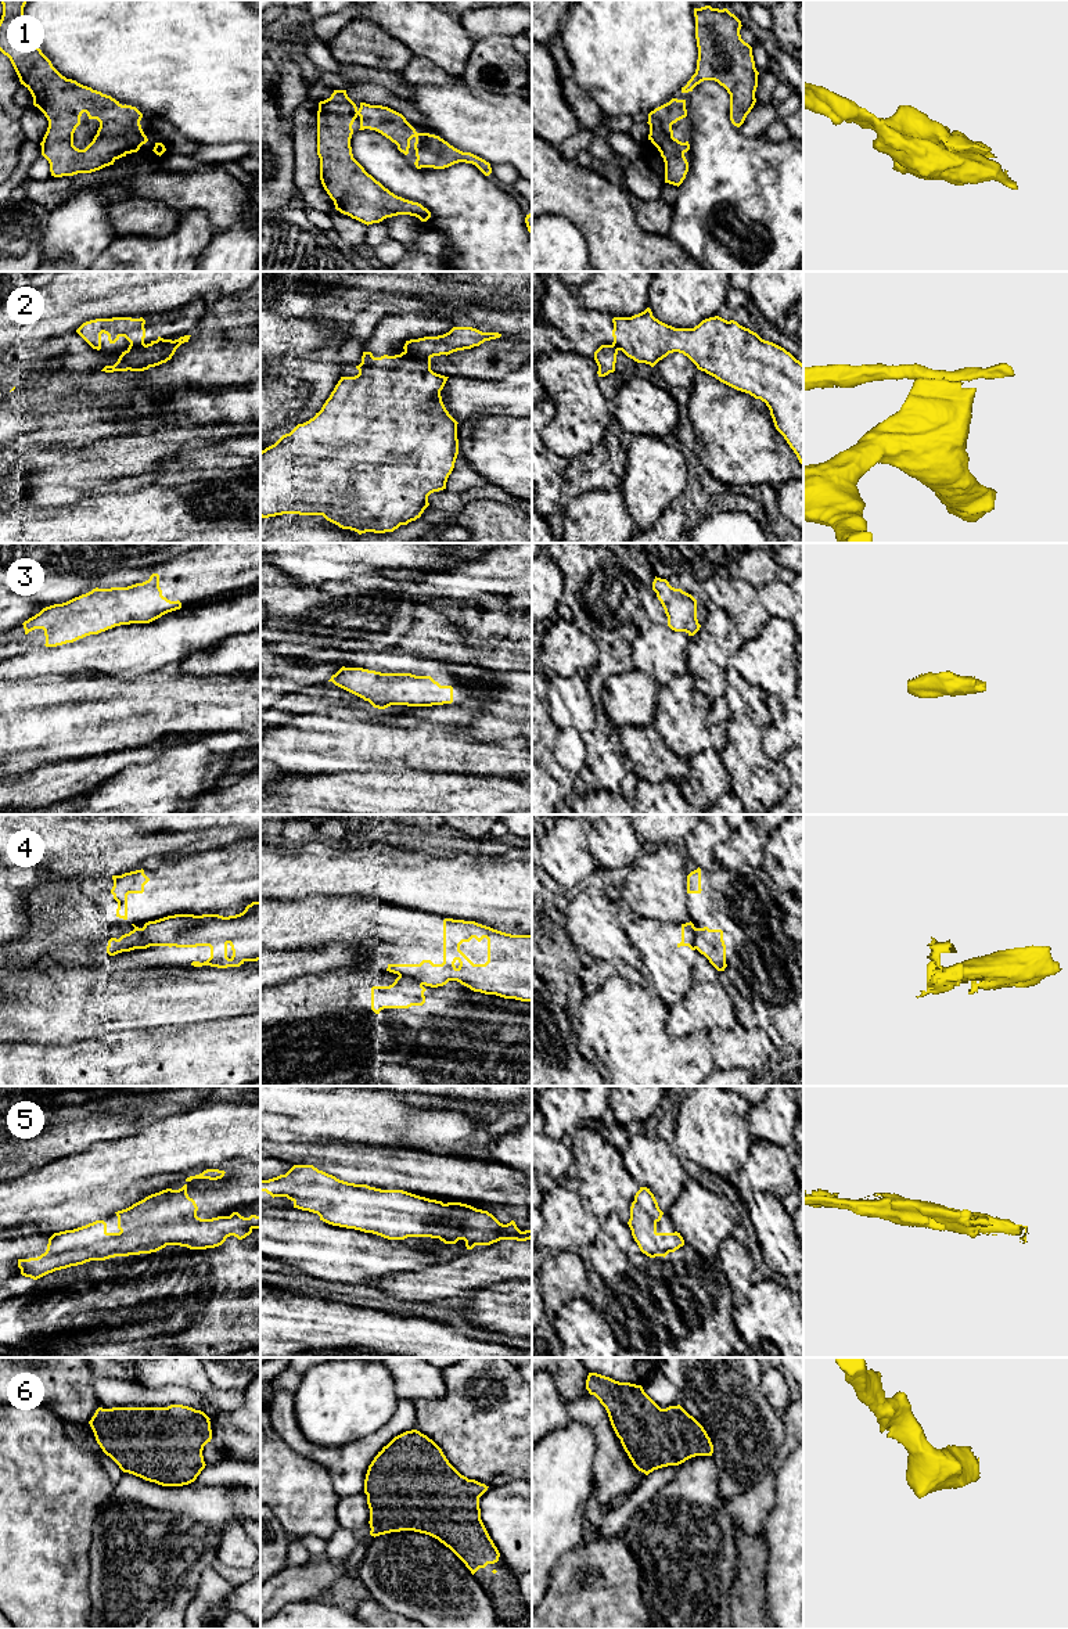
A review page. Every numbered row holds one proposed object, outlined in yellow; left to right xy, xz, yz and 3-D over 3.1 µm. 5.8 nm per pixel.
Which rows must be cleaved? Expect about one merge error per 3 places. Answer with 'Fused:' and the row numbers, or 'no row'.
Fused: 2, 4

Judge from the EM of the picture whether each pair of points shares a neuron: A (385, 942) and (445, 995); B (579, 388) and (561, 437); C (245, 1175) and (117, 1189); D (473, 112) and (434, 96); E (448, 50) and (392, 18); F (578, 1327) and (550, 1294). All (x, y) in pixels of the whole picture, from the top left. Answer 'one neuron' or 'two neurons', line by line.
A: two neurons
B: one neuron
C: two neurons
D: one neuron
E: one neuron
F: two neurons

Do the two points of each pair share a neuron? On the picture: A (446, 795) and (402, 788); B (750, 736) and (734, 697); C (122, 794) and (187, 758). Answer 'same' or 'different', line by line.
A: same
B: different
C: same

